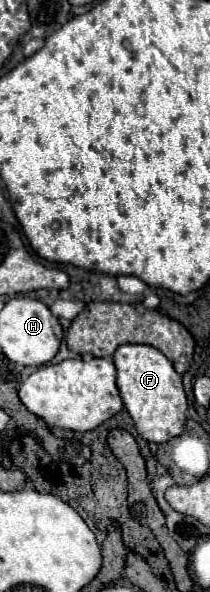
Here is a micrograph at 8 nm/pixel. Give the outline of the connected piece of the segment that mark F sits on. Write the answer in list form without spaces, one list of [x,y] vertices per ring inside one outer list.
[[[123,344],[115,350],[113,362],[117,366],[117,388],[139,436],[157,444],[179,436],[187,420],[187,396],[181,376],[175,372],[173,364],[163,356],[163,352],[147,344]]]

